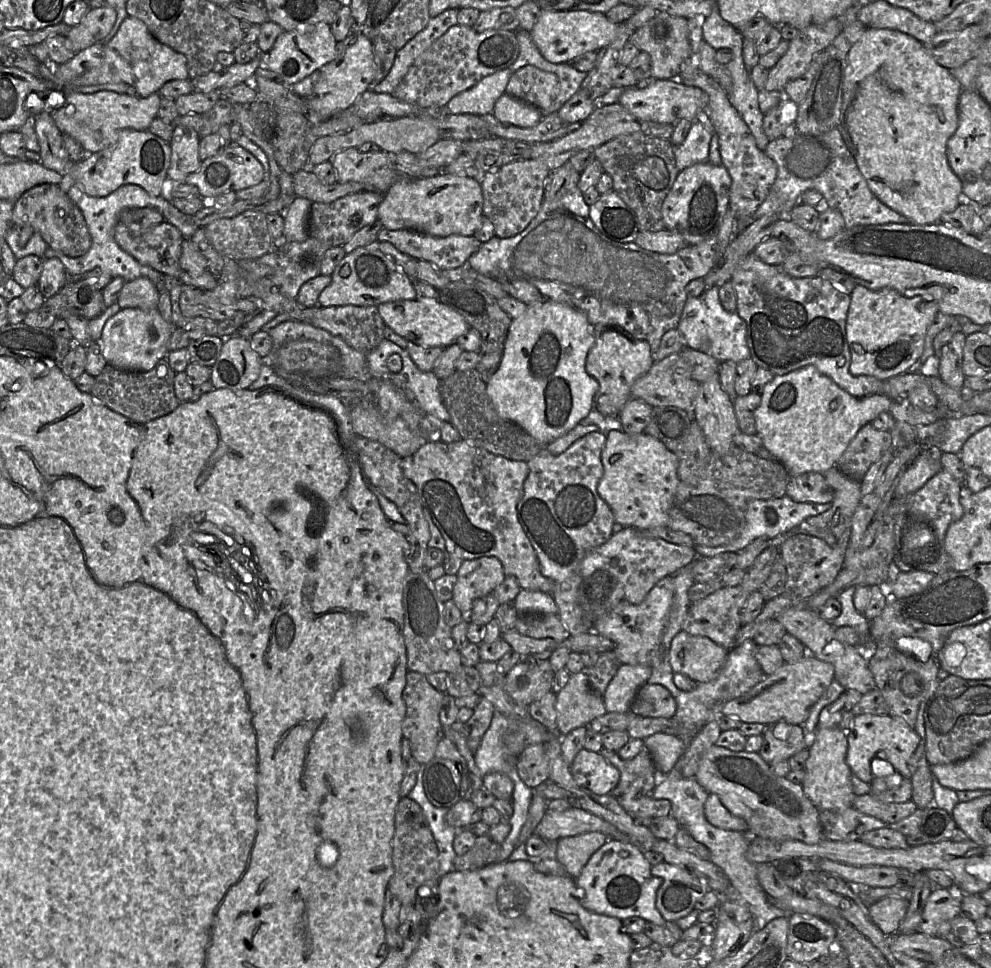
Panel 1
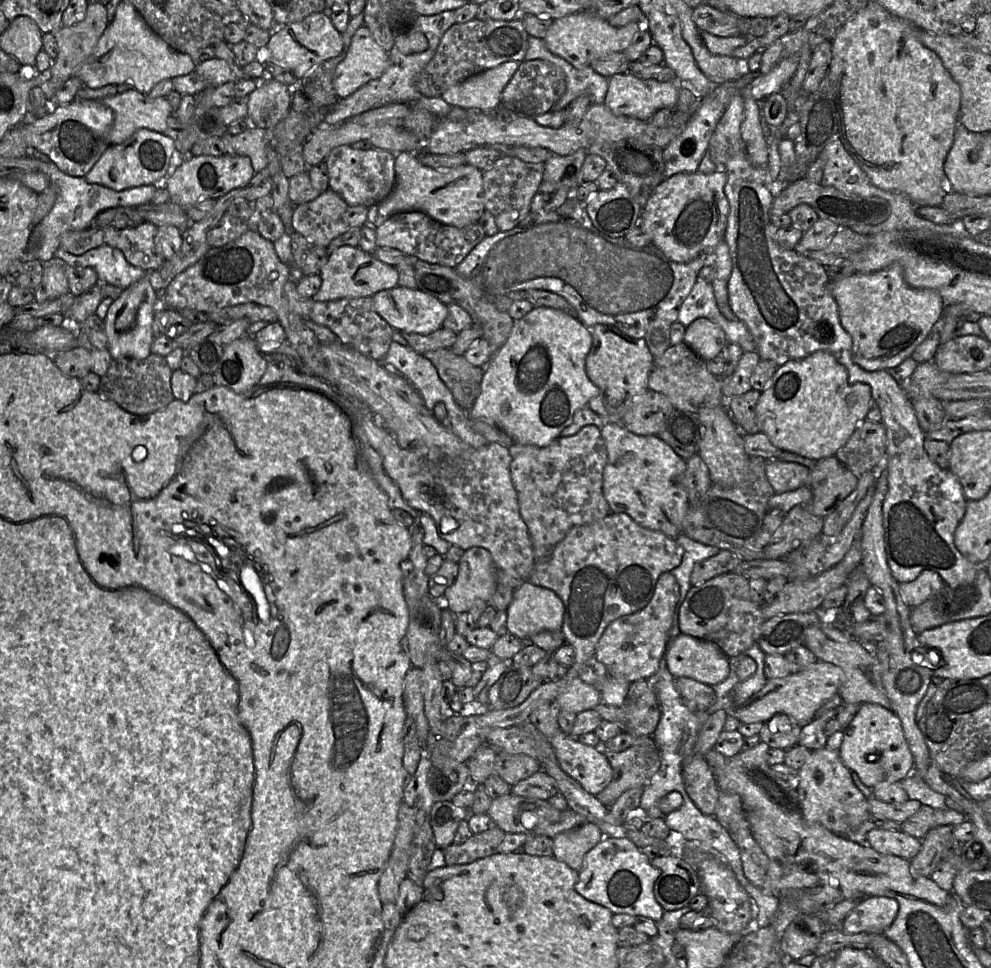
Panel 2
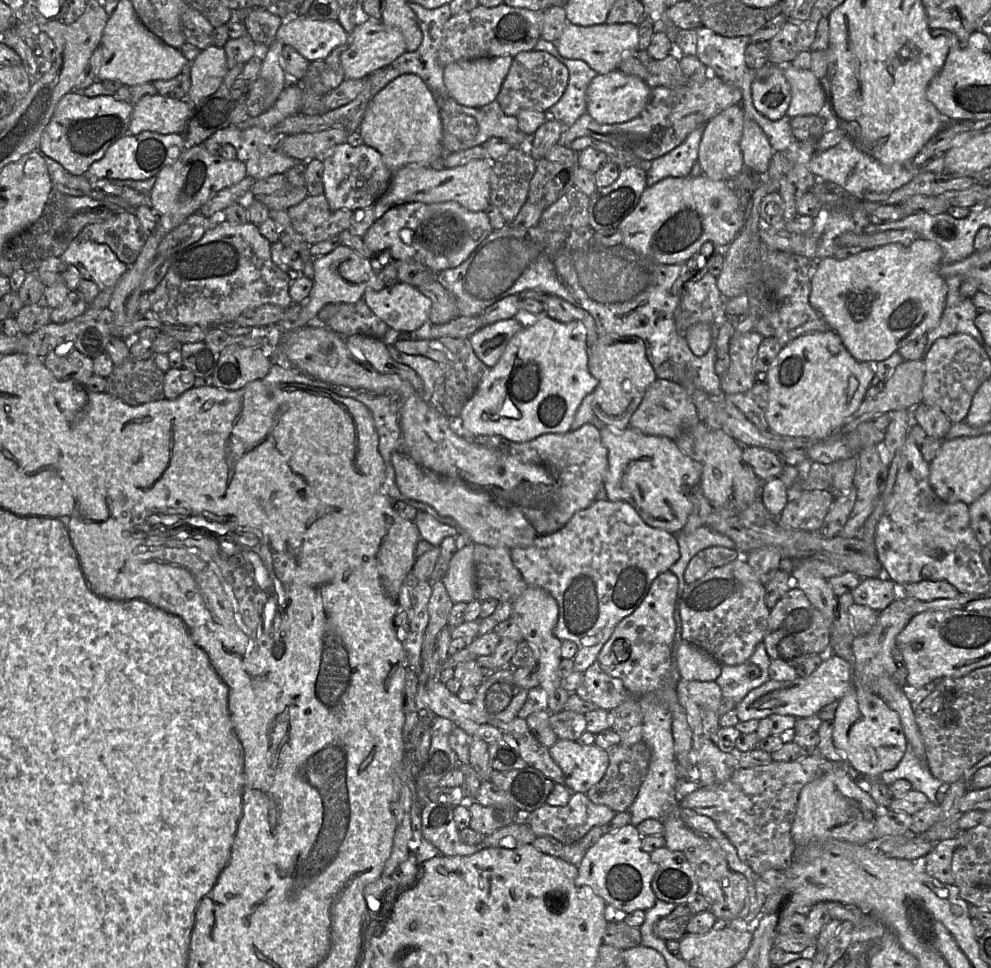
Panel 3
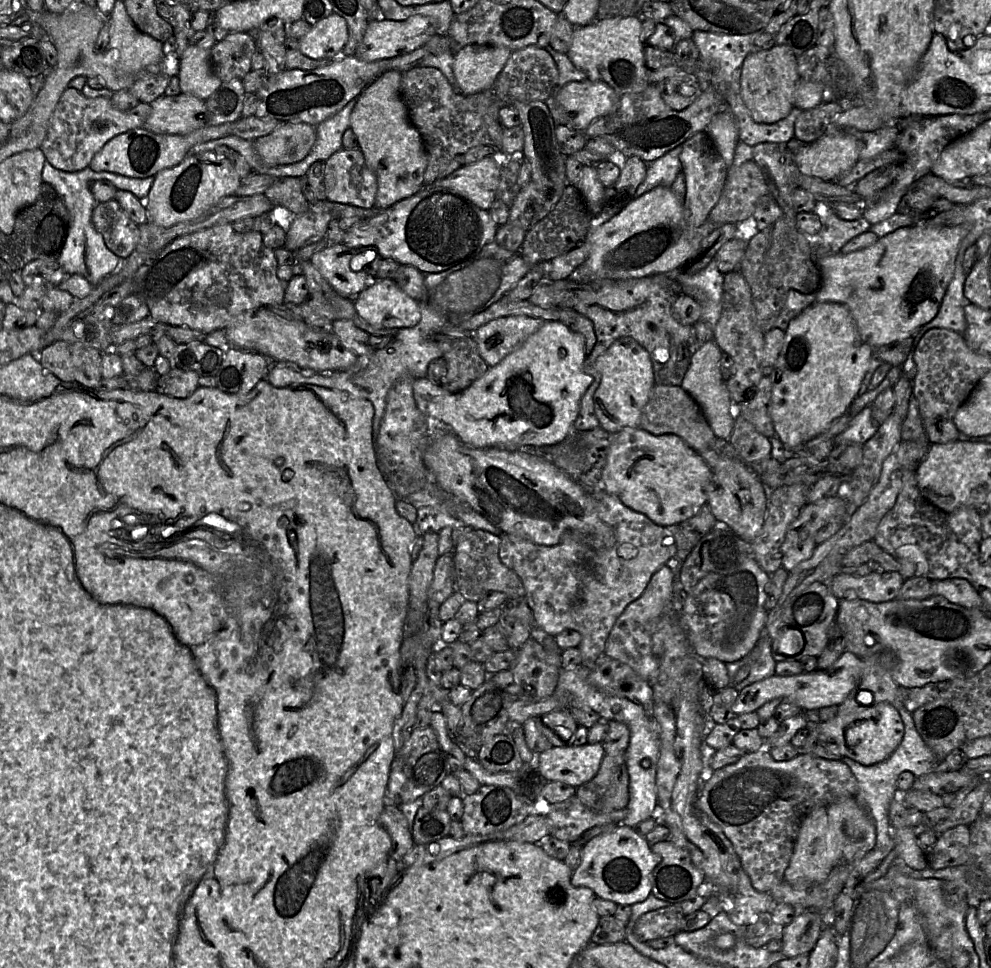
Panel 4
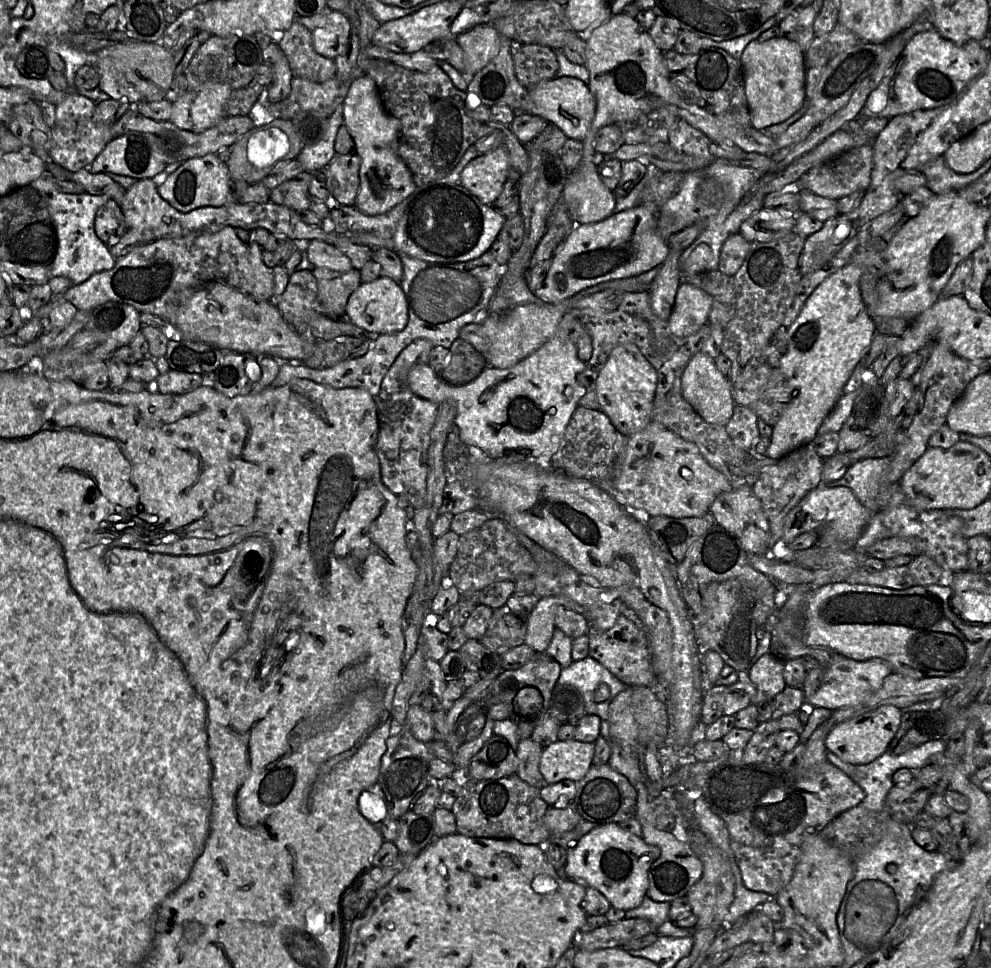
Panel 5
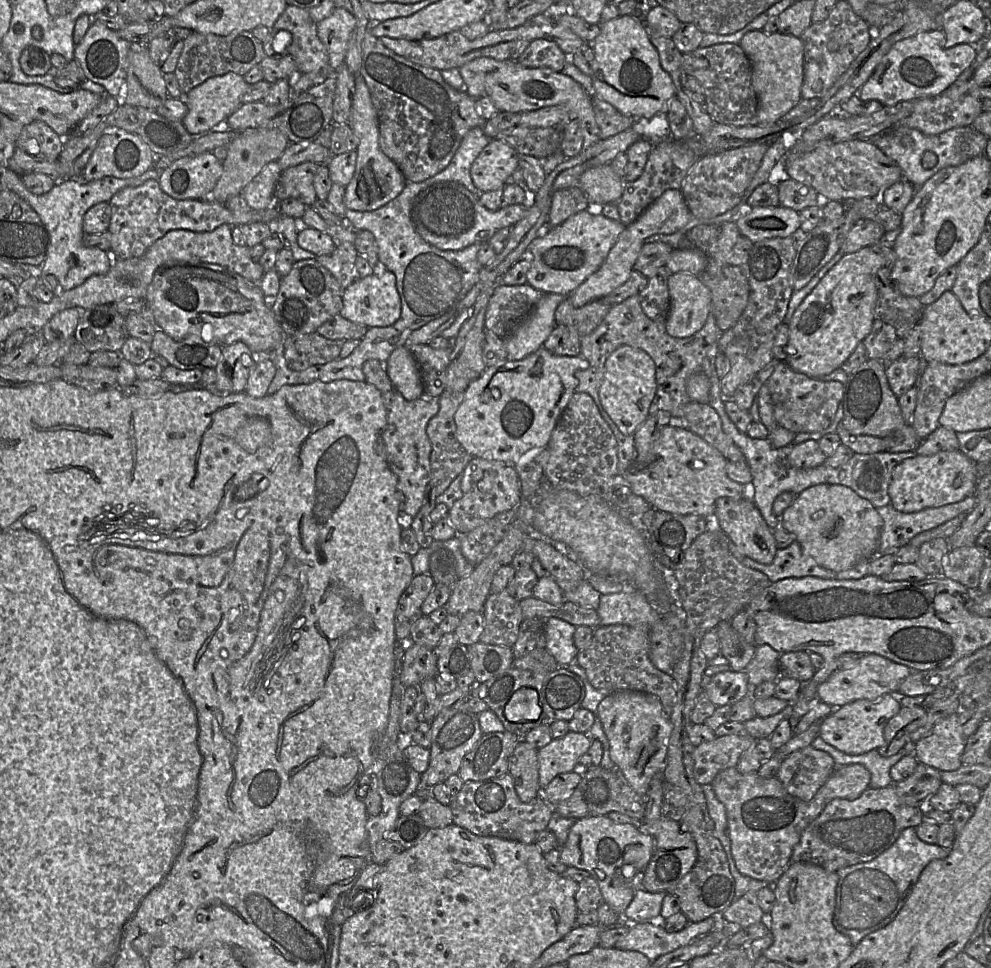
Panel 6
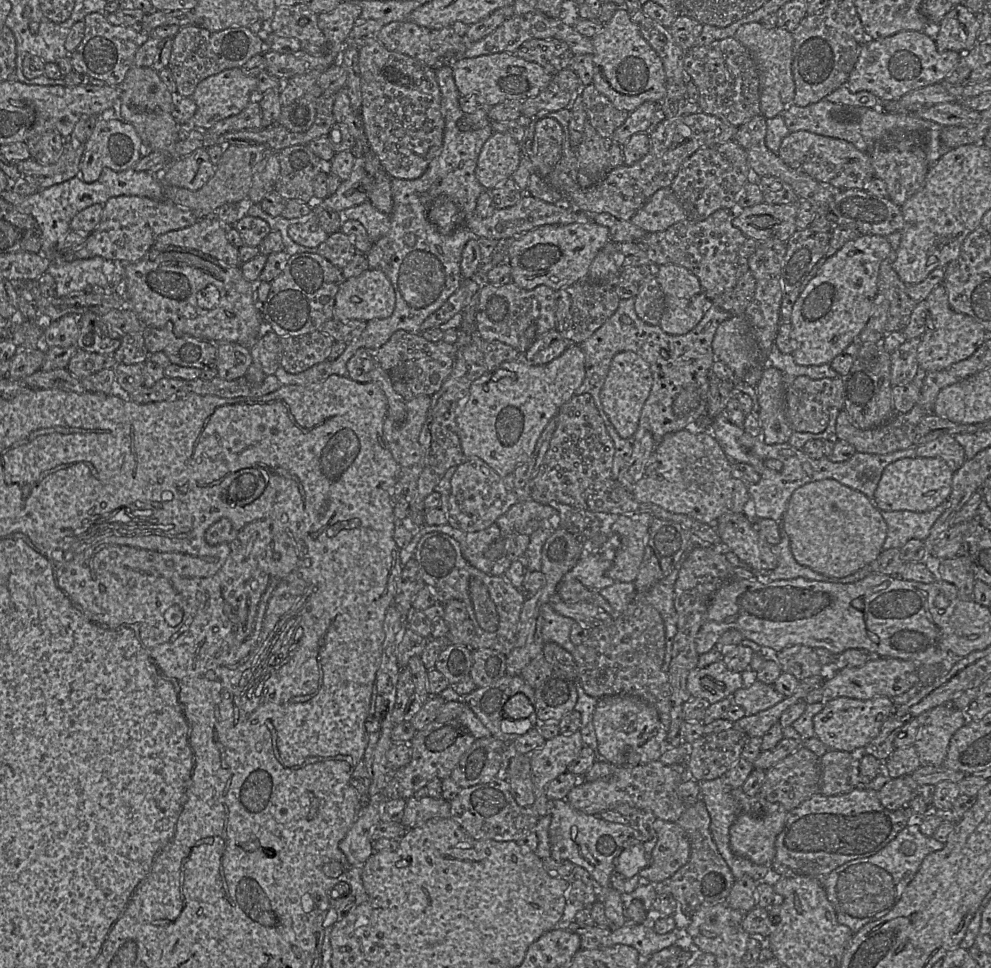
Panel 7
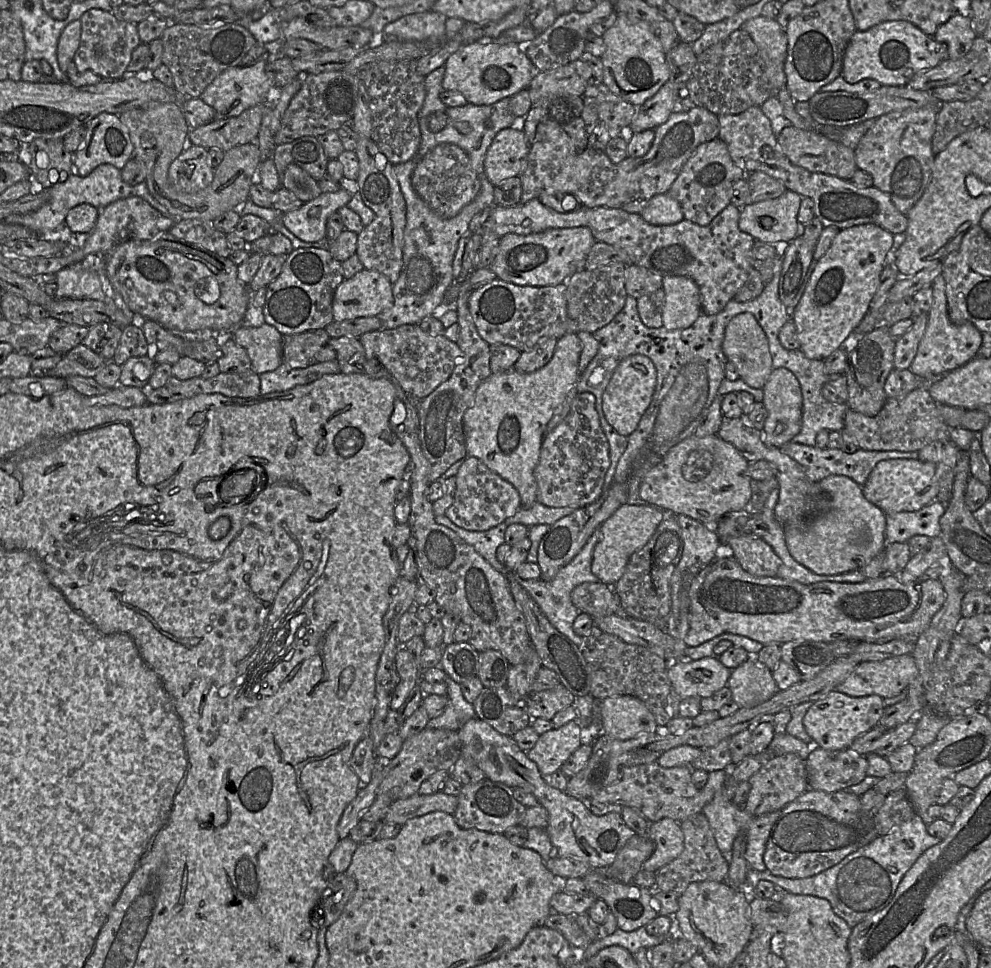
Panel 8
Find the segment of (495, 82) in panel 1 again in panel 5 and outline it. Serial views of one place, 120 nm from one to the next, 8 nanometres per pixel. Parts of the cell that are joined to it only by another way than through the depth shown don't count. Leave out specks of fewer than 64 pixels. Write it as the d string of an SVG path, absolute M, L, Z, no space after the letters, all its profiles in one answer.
M488 23L478 24L458 35L457 43L464 53L465 72L474 75L499 52L500 36Z

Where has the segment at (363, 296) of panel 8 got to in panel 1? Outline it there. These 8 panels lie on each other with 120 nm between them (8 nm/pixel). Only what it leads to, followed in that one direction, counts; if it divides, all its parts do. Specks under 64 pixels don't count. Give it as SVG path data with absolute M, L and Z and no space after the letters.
M437 299L386 302L379 304L377 309L387 327L408 341L425 347L446 348L471 328L462 315Z

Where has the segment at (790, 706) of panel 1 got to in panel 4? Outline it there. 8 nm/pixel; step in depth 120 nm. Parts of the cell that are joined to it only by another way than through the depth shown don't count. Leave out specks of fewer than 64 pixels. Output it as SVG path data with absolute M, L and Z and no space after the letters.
M845 651L829 668L794 676L773 675L743 688L732 706L736 716L756 712L758 708L773 699L787 700L798 706L802 712L819 710L826 706L840 705L856 686L862 669L861 658Z

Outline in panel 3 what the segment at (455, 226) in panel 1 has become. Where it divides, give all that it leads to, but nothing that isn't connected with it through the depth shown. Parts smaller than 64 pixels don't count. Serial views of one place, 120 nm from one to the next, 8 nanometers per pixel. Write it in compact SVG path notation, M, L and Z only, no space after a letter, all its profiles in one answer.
M487 159L472 160L455 167L436 170L430 166L408 164L395 173L385 194L372 206L375 220L393 207L411 203L425 204L455 202L470 211L484 211L490 204L490 175L492 162Z

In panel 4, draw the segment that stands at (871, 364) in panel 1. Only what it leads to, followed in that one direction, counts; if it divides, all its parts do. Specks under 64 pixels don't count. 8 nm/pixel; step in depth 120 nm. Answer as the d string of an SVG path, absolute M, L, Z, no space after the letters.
M966 224L901 227L879 238L868 248L824 257L817 262L821 284L816 292L815 302L845 305L854 318L861 338L872 348L909 338L937 315L953 276L960 243L968 231Z

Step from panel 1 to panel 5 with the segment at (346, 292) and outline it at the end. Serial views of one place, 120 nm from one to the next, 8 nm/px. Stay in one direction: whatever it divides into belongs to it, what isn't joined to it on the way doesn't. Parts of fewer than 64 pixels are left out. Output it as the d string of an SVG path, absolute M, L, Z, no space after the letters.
M293 240L300 252L305 252L313 266L344 273L353 266L349 257L331 244L319 240Z

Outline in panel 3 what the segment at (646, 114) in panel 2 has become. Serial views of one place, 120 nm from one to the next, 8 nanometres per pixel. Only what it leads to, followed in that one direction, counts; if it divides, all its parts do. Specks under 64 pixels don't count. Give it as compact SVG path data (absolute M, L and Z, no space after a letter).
M611 71L597 75L586 91L587 113L600 124L627 122L637 117L649 101L651 88L647 83L633 75L620 71Z

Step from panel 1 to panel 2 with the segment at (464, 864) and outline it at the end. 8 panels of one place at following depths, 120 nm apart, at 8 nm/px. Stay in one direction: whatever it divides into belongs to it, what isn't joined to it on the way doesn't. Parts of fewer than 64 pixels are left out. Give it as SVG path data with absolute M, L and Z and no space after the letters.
M493 826L489 830L473 834L462 844L451 844L444 849L446 866L469 864L497 853L505 833Z

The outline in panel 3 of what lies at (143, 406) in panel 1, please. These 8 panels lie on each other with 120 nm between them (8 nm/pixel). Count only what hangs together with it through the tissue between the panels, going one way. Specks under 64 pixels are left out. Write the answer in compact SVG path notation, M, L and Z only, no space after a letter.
M128 358L124 363L115 366L106 378L105 392L119 398L131 406L161 400L164 397L163 372L150 359Z

